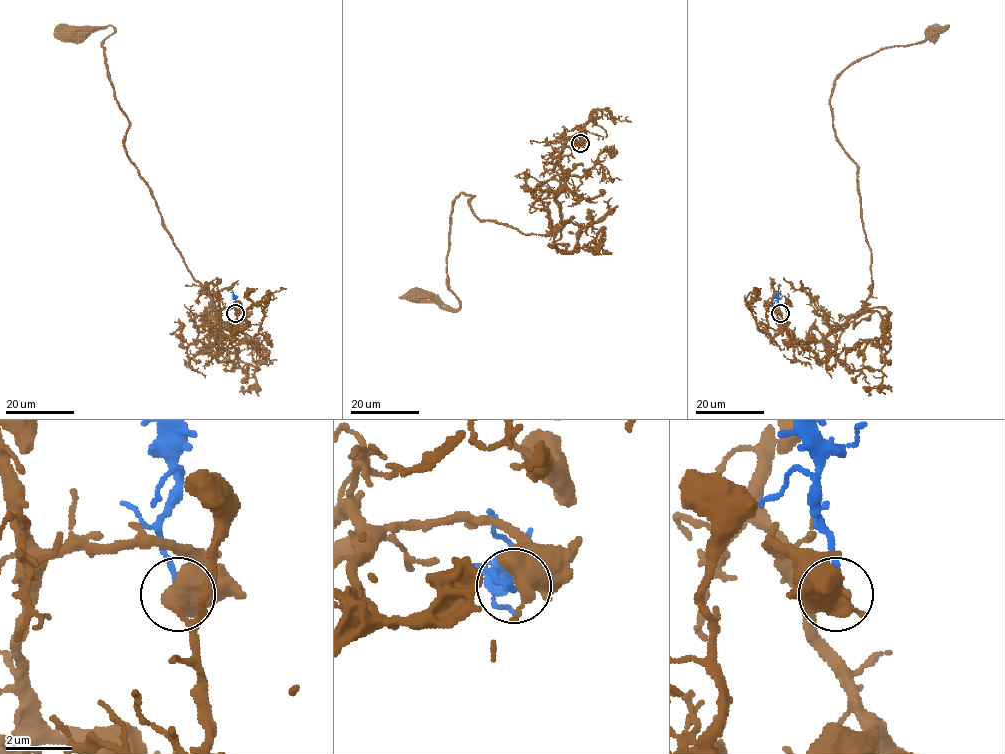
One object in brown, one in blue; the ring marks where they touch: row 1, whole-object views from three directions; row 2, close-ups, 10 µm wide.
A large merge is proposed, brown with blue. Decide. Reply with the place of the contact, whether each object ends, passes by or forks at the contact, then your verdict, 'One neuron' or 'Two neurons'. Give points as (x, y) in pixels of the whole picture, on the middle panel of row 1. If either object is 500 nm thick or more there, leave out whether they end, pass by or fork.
Place: (580, 143). Two neurons

